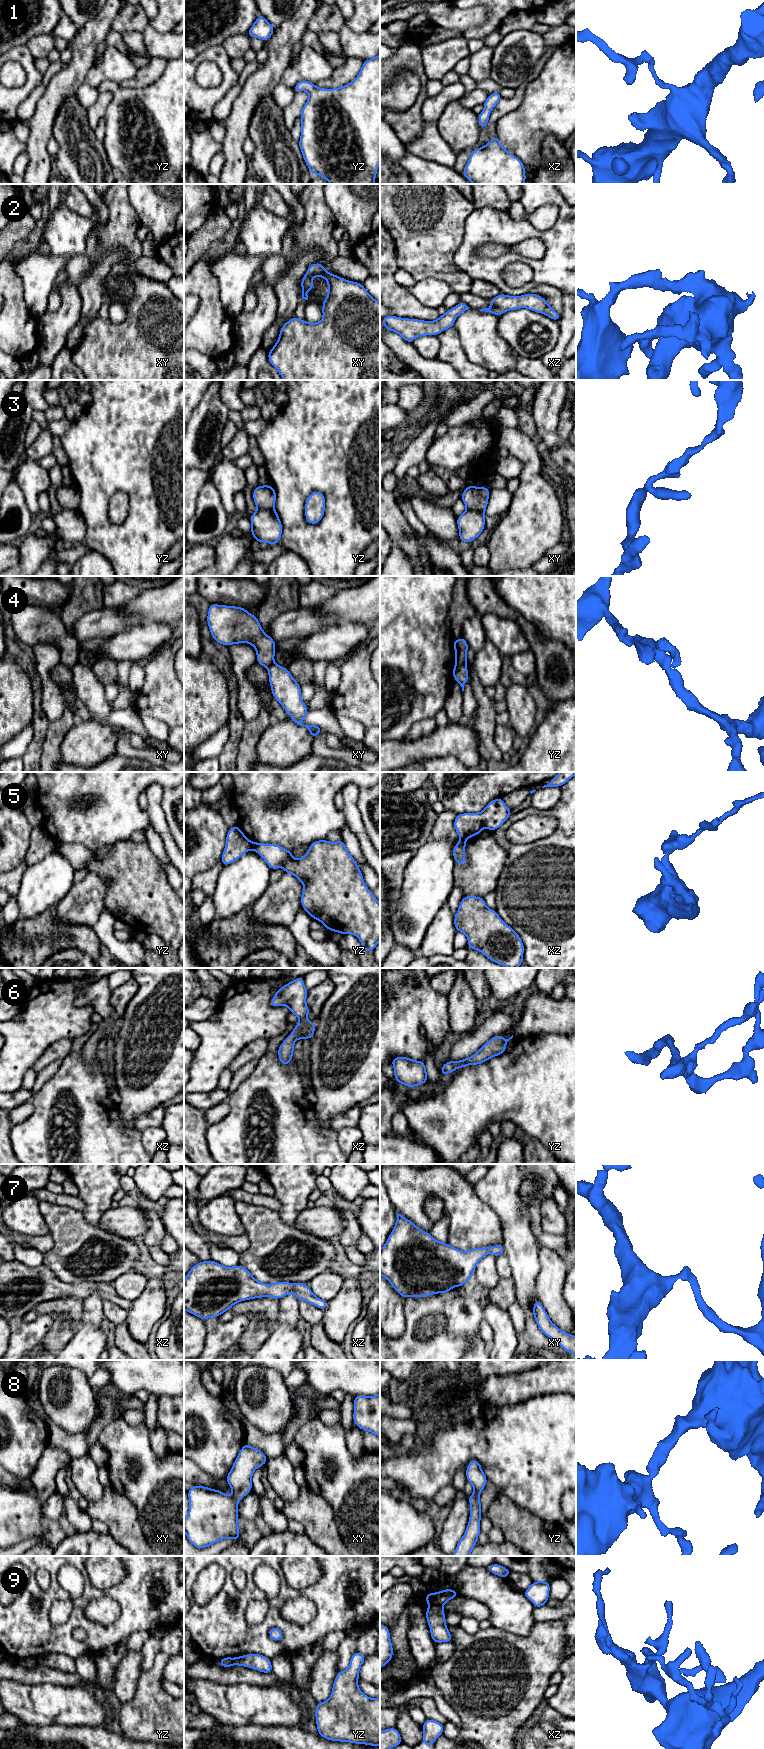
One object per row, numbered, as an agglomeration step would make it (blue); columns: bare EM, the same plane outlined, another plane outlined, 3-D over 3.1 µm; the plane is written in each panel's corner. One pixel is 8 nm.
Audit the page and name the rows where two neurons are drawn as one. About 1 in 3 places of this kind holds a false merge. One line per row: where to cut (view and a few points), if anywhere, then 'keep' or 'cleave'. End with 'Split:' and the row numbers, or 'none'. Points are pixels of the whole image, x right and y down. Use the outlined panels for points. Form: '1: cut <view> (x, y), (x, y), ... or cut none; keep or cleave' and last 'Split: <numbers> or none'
1: cut none; keep
2: cut none; keep
3: cut yz (273, 507), (257, 510); cleave
4: cut yz (455, 663), (465, 665); cleave
5: cut yz (251, 842), (252, 848); cleave
6: cut none; keep
7: cut none; keep
8: cut none; keep
9: cut xz (430, 1604), (442, 1606); cleave
Split: 3, 4, 5, 9

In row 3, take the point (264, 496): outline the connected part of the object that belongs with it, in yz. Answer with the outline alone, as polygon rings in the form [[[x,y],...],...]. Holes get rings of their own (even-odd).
[[[262,485],[254,488],[253,500],[258,509],[273,509],[276,501],[276,491],[273,486]]]

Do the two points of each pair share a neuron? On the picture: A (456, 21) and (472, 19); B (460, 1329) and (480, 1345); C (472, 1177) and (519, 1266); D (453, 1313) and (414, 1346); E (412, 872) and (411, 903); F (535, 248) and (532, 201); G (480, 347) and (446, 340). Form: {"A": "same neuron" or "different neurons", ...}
{"A": "same neuron", "B": "different neurons", "C": "different neurons", "D": "same neuron", "E": "same neuron", "F": "different neurons", "G": "different neurons"}

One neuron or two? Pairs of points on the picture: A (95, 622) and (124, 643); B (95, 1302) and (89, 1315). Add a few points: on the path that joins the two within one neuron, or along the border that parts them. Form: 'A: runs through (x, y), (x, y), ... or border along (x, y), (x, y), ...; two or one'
A: runs through (103, 623), (106, 623), (118, 635); one
B: runs through (93, 1305), (92, 1312); one

